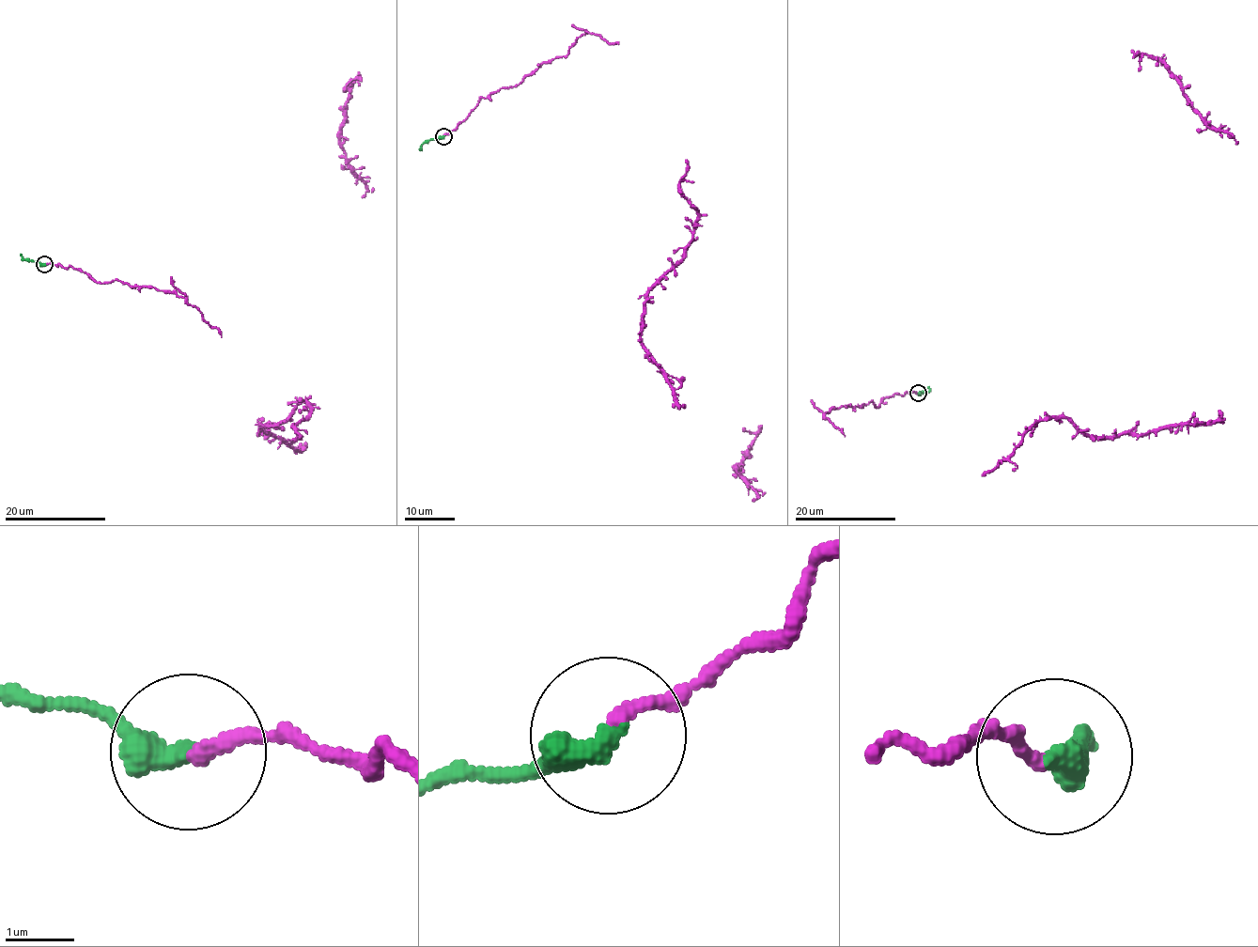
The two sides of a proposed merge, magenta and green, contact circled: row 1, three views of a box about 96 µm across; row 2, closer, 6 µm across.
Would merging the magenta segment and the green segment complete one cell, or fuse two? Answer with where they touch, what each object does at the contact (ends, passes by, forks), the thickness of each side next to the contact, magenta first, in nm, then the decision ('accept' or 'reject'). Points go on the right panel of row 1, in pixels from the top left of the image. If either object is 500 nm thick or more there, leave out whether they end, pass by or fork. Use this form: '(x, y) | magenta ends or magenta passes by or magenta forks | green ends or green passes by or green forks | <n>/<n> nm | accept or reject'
(918, 393) | magenta ends | green ends | 200/400 nm | accept

